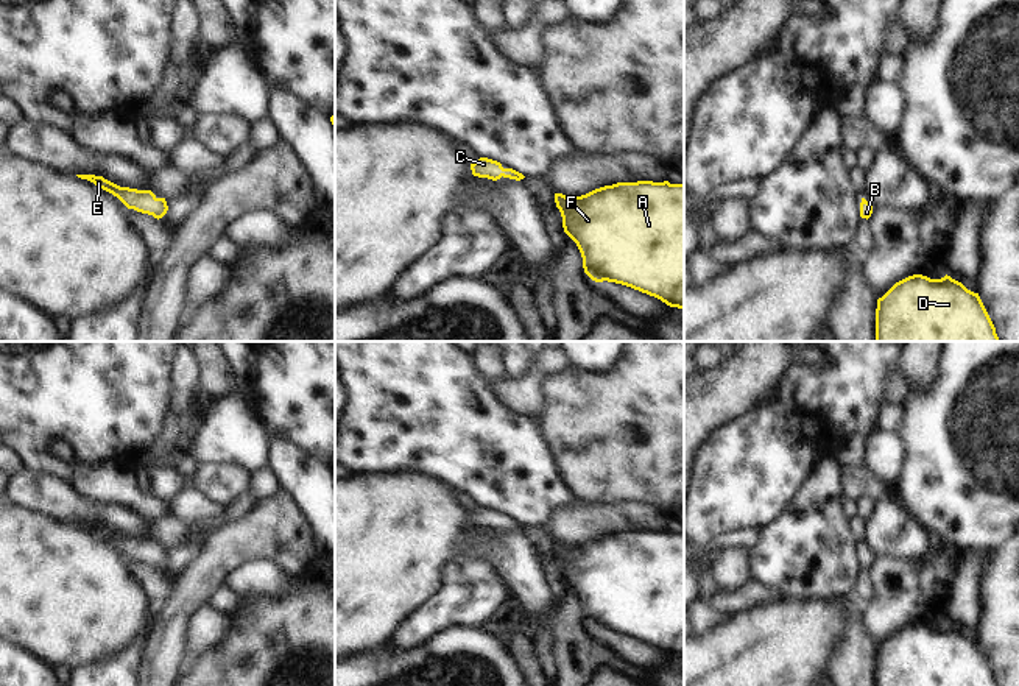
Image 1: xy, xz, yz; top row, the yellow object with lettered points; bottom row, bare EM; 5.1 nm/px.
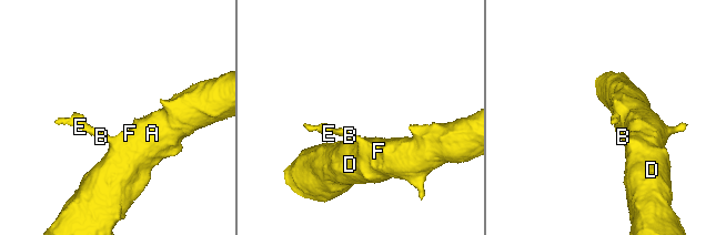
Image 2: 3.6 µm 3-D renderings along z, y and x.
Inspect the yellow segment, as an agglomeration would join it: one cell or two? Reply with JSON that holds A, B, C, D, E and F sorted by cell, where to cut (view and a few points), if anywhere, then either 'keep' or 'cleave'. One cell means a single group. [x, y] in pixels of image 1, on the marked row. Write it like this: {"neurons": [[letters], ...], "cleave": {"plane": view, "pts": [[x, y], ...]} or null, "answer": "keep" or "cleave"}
{"neurons": [["A", "B", "C", "D", "E", "F"]], "cleave": null, "answer": "keep"}

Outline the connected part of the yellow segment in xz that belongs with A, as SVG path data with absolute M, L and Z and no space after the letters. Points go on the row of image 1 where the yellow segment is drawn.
M617 182L581 196L555 193L555 203L592 281L622 284L684 309L684 184Z

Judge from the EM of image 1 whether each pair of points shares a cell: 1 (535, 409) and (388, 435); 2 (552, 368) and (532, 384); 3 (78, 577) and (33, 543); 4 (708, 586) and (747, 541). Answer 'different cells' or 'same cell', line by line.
1: different cells
2: different cells
3: same cell
4: same cell

